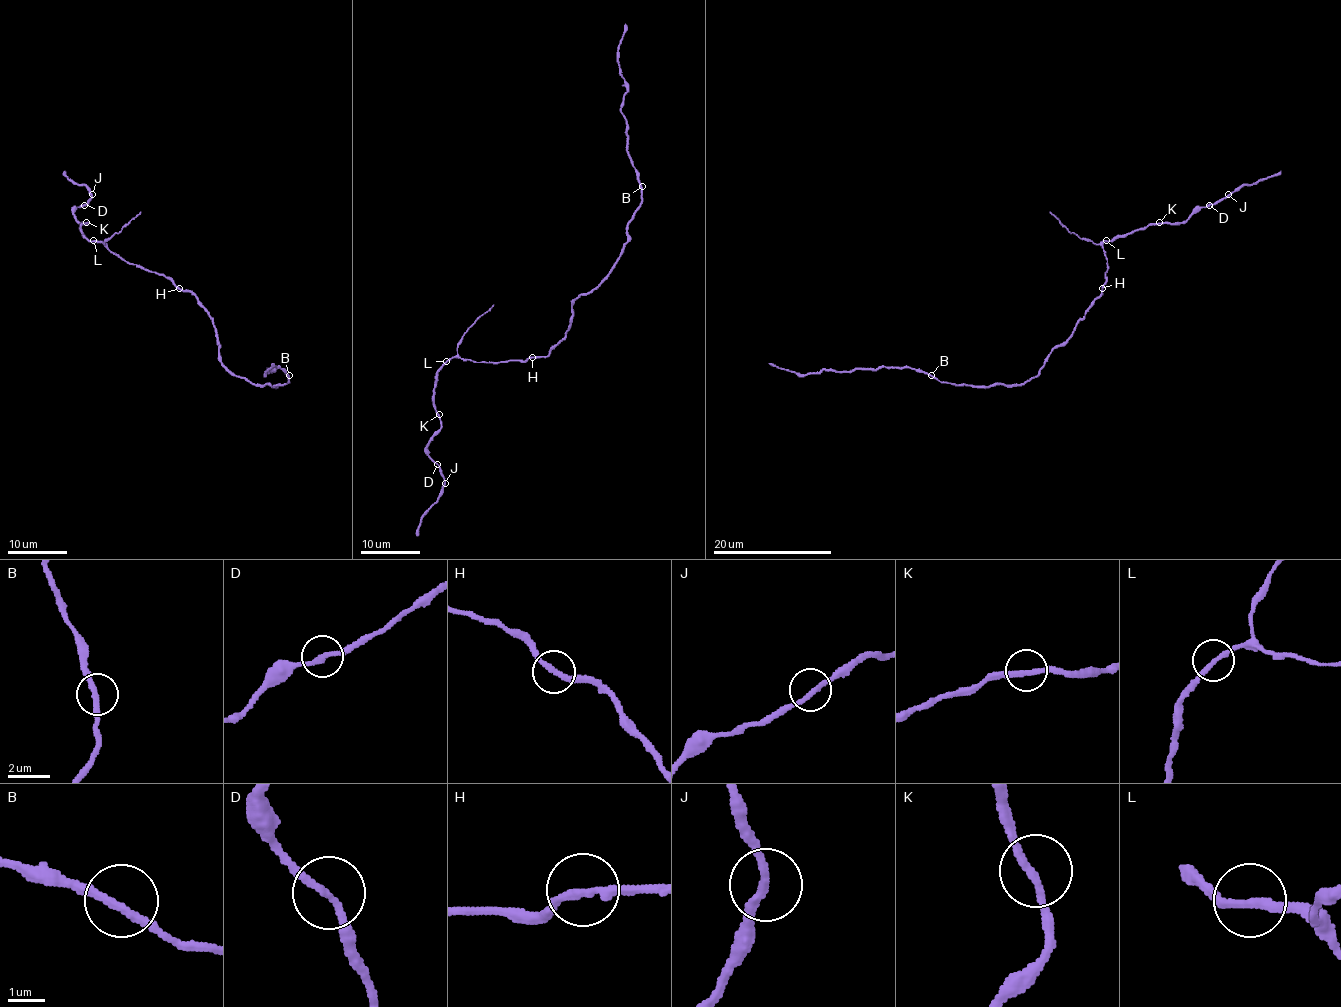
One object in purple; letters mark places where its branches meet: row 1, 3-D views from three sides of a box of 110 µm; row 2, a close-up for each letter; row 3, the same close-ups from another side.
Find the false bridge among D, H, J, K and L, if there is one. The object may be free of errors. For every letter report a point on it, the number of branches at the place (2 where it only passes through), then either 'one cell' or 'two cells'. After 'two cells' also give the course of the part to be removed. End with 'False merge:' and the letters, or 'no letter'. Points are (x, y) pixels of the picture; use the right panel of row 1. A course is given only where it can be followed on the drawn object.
D: at (1209, 205); 2 branches meet; one cell
H: at (1102, 288); 2 branches meet; one cell
J: at (1228, 194); 2 branches meet; one cell
K: at (1159, 222); 2 branches meet; one cell
L: at (1106, 240); 2 branches meet; one cell
False merge: no letter

